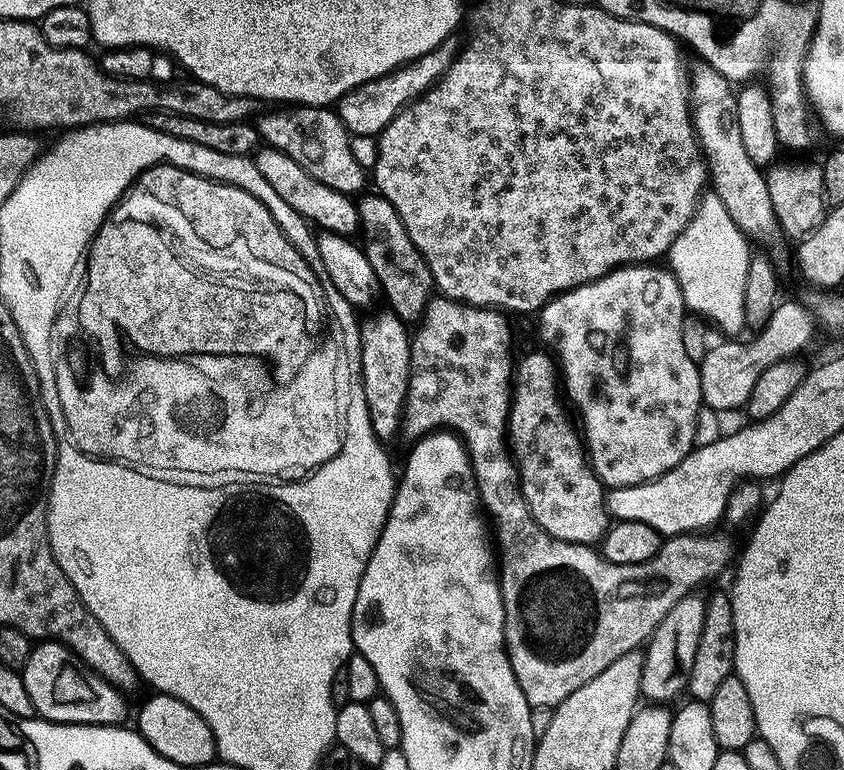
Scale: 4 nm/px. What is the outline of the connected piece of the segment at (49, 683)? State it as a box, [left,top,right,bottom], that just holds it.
[22,642,128,728]

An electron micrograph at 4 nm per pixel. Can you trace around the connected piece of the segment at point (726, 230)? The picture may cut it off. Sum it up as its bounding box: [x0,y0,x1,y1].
[668,190,754,338]

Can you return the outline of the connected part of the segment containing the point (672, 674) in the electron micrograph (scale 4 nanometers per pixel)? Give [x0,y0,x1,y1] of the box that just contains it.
[641,594,708,706]

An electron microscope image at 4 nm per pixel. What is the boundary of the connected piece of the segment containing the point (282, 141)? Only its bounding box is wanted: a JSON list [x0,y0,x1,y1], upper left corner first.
[258,106,366,197]

